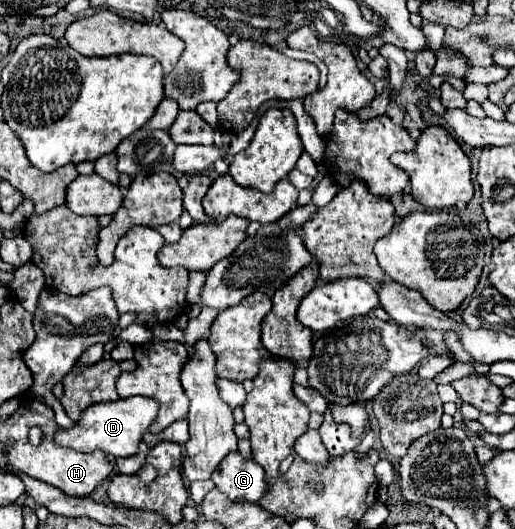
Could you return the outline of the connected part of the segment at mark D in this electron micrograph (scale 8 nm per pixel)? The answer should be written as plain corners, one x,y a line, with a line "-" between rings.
126,397
112,403
96,403
82,413
82,419
72,429
60,429
56,433
56,443
64,447
72,447
84,453
92,453
96,449
114,455
114,457
132,457
138,453
138,445
142,443
144,433
158,417
158,401
150,397

